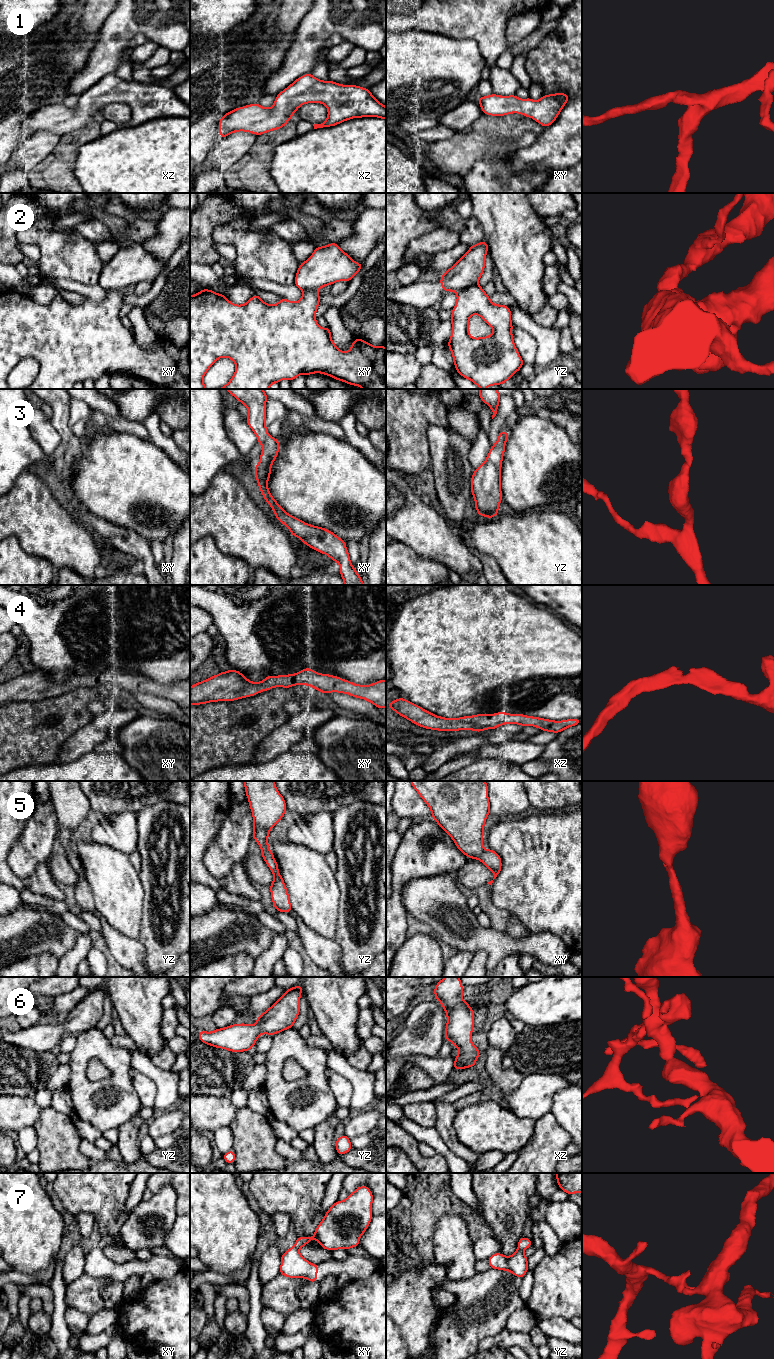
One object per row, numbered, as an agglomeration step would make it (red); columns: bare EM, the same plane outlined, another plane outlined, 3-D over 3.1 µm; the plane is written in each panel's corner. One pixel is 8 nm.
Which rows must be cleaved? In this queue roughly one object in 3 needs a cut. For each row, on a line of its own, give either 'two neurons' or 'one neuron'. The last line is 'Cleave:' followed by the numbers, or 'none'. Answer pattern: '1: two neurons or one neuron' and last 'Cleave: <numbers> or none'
1: one neuron
2: two neurons
3: one neuron
4: one neuron
5: one neuron
6: one neuron
7: two neurons
Cleave: 2, 7

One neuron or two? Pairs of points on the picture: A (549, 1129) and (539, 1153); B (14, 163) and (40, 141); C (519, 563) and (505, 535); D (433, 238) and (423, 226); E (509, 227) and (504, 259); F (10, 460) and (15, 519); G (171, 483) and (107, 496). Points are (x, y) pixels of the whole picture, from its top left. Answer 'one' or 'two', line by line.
A: one
B: one
C: one
D: two
E: one
F: two
G: one

